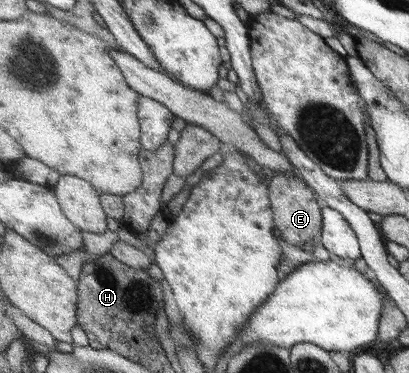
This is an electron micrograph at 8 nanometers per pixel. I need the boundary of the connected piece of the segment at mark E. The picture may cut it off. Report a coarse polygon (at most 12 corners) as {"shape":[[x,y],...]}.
{"shape":[[294,170],[271,175],[279,237],[318,241],[324,206]]}

